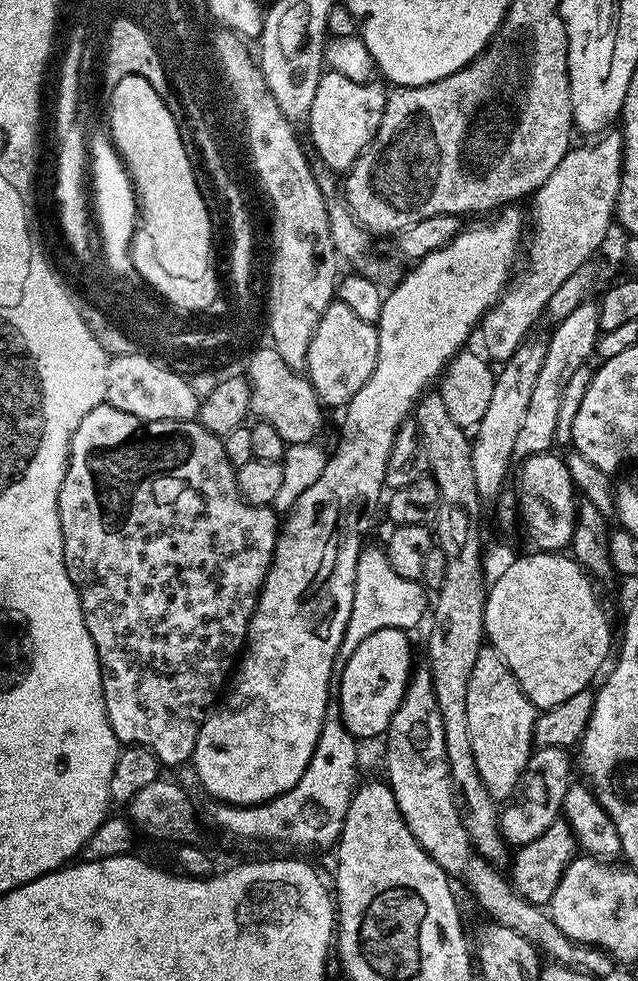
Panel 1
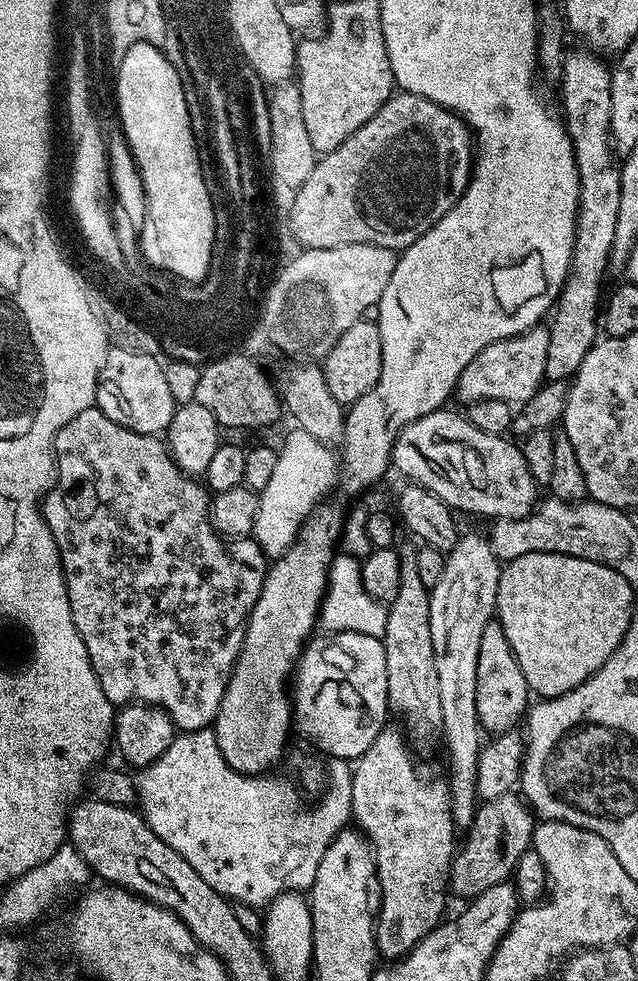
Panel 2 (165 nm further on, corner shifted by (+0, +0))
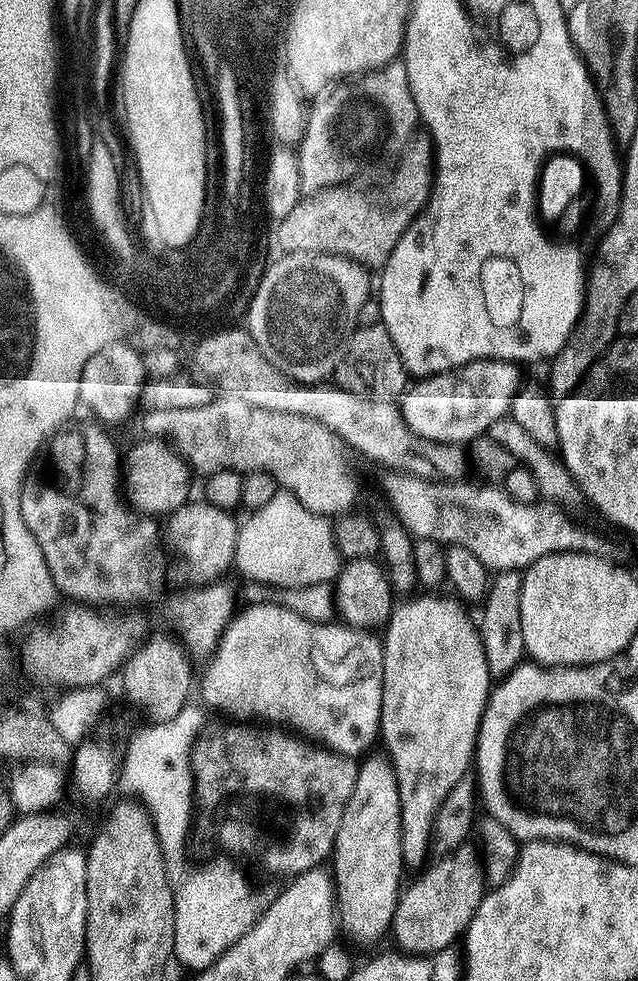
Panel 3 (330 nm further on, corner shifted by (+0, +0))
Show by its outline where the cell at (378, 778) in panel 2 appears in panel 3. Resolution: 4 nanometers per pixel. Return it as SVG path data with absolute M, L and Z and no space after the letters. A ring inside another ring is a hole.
M436 594L418 595L401 599L393 607L392 617L382 629L384 673L378 733L379 743L384 743L383 751L392 762L398 782L402 858L409 869L419 869L429 859L432 823L438 806L446 794L454 790L454 782L469 775L468 763L471 760L473 763L478 748L480 723L494 682L486 666L484 640L480 637L480 629L473 617L472 620L468 617L468 608L452 596L451 600L448 596L432 596Z

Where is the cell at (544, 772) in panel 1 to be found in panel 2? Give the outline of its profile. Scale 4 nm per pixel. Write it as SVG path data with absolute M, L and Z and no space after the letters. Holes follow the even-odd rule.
M509 794L483 801L476 809L472 825L466 830L468 837L465 840L463 837L450 865L451 891L471 898L490 890L490 886L505 883L515 873L522 854L529 851L533 827L534 813L519 795Z

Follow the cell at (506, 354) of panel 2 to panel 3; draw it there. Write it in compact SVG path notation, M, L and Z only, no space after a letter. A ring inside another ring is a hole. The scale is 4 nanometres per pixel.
M472 360L448 372L423 377L413 383L401 397L400 409L404 421L410 426L412 433L418 434L427 441L433 441L436 444L469 445L477 437L485 435L490 425L507 415L514 394L522 386L520 372L517 368L519 367L515 363L509 361Z

